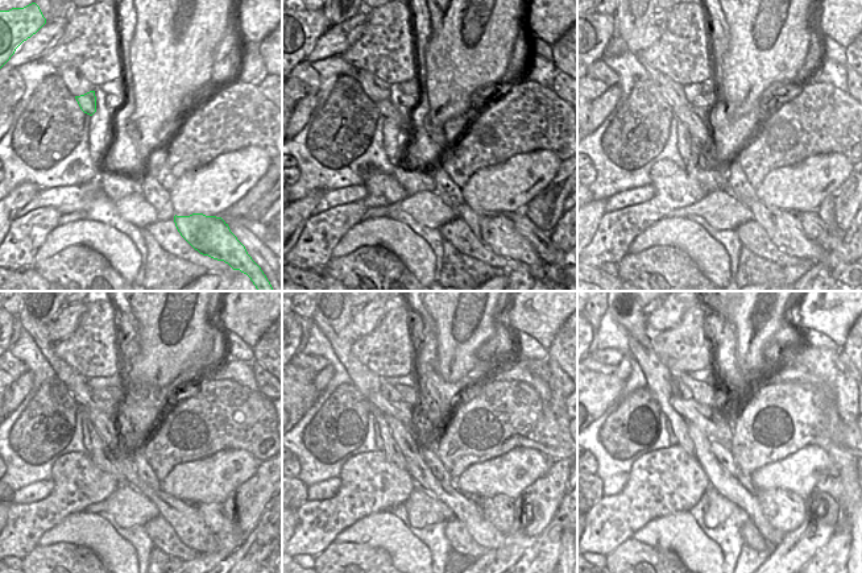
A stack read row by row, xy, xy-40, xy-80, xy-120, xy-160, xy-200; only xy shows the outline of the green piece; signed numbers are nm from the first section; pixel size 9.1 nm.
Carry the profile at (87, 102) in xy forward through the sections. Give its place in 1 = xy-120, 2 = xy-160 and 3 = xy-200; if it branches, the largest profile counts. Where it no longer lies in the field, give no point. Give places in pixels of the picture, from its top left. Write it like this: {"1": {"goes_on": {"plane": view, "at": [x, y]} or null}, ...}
{"1": {"goes_on": {"plane": "xy-120", "at": [107, 427]}}, "2": {"goes_on": {"plane": "xy-160", "at": [465, 509]}}, "3": {"goes_on": {"plane": "xy-200", "at": [730, 488]}}}

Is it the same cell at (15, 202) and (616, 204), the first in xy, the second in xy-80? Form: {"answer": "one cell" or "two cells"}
{"answer": "two cells"}

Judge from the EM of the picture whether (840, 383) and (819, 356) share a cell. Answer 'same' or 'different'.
same

